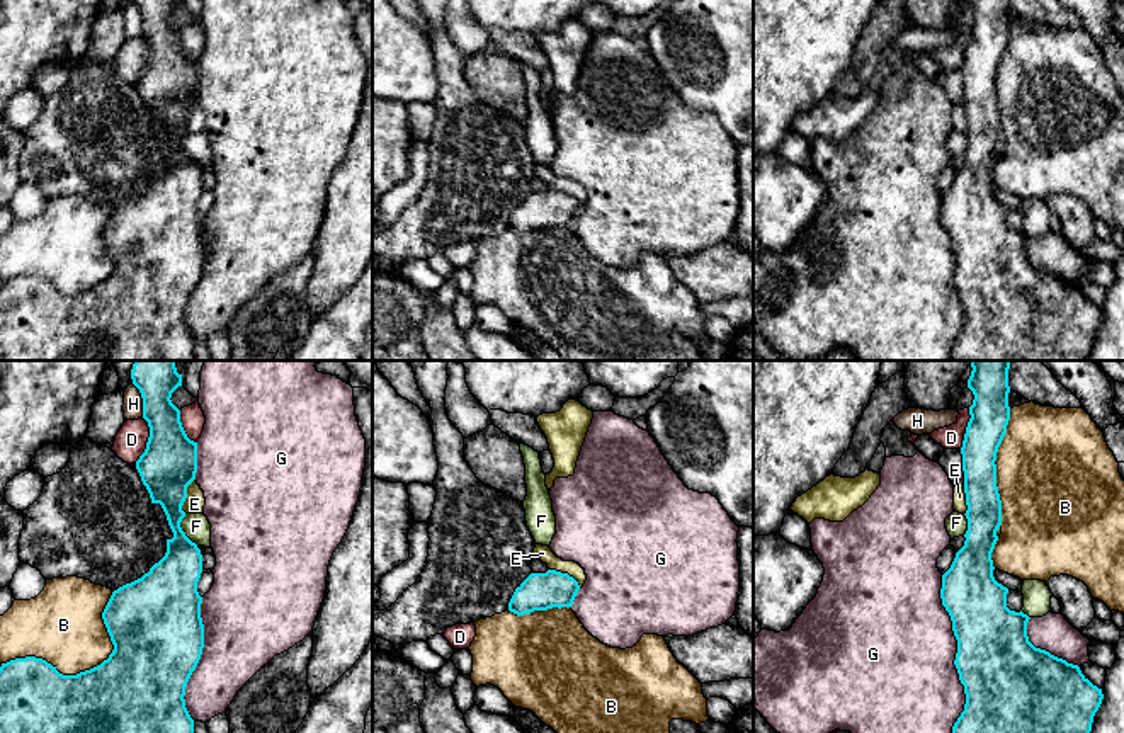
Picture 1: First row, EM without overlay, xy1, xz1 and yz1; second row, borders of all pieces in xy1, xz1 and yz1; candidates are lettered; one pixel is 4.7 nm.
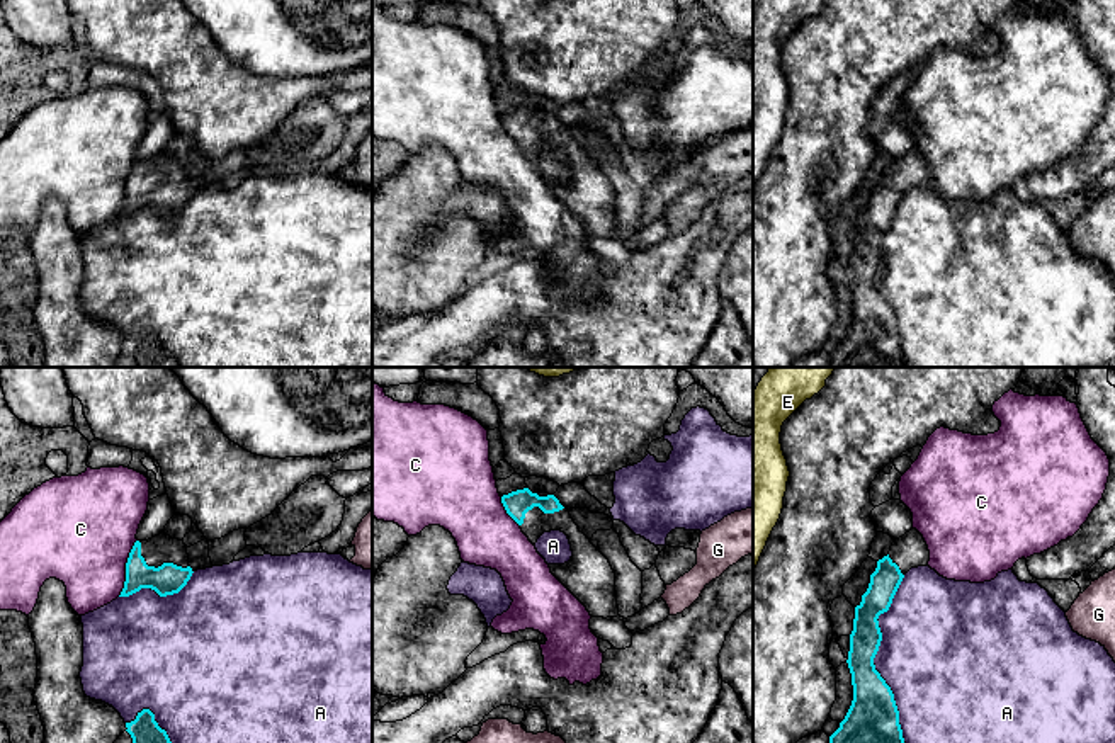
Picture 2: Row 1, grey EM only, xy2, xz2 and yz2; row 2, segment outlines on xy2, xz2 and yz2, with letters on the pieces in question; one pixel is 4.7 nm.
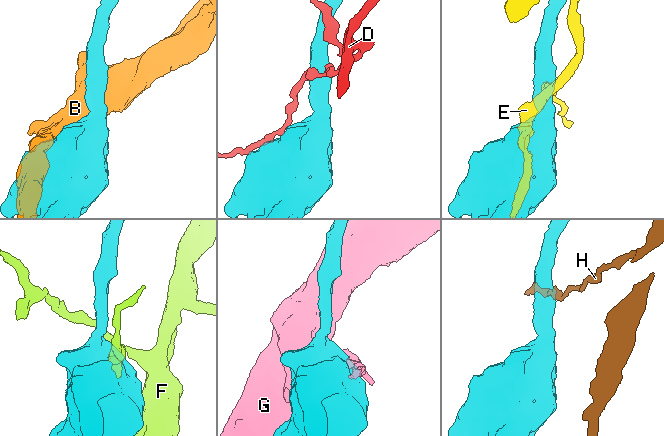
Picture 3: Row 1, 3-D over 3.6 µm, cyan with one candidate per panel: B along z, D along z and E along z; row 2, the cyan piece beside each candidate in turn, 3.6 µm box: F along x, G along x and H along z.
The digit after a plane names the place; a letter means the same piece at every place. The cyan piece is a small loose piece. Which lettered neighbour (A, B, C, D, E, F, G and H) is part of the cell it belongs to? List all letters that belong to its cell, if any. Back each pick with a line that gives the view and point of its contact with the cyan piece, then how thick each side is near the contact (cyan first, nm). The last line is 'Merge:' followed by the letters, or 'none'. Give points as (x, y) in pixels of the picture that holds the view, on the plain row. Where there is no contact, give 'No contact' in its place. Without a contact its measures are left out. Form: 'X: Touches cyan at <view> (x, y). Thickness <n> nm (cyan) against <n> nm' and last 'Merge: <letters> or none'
Merge: none

